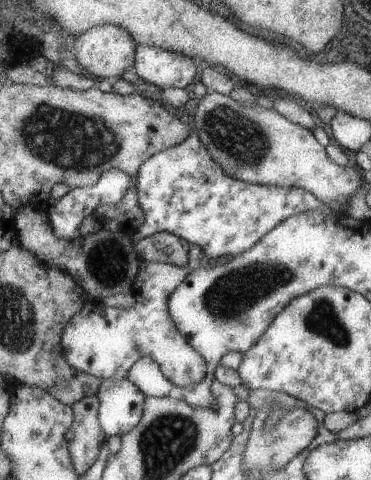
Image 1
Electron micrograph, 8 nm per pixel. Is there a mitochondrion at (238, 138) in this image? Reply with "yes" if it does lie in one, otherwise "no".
yes

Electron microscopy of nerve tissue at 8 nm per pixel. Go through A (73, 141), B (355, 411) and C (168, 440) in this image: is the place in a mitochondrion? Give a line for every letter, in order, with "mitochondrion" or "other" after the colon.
A: mitochondrion
B: other
C: mitochondrion

